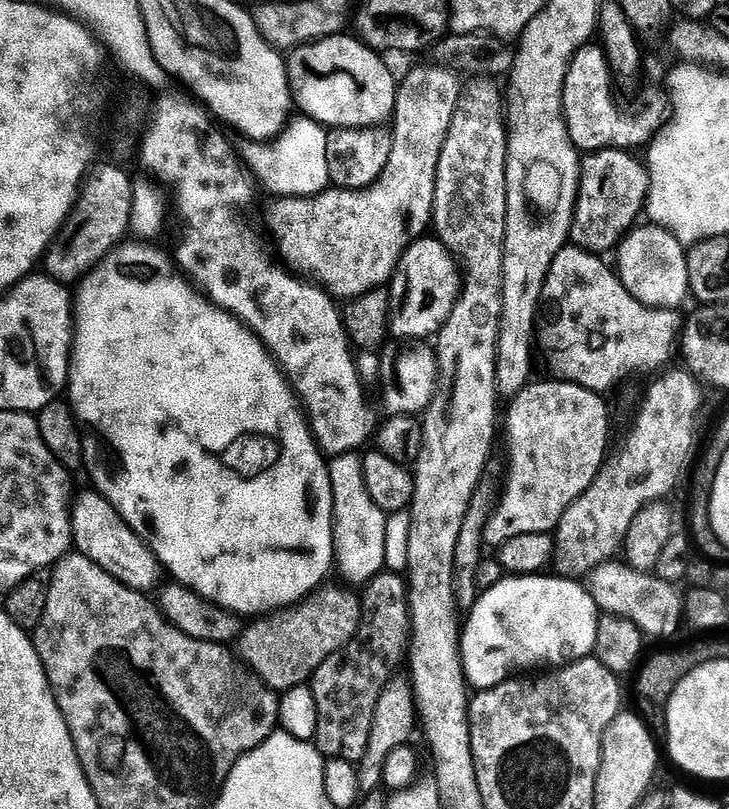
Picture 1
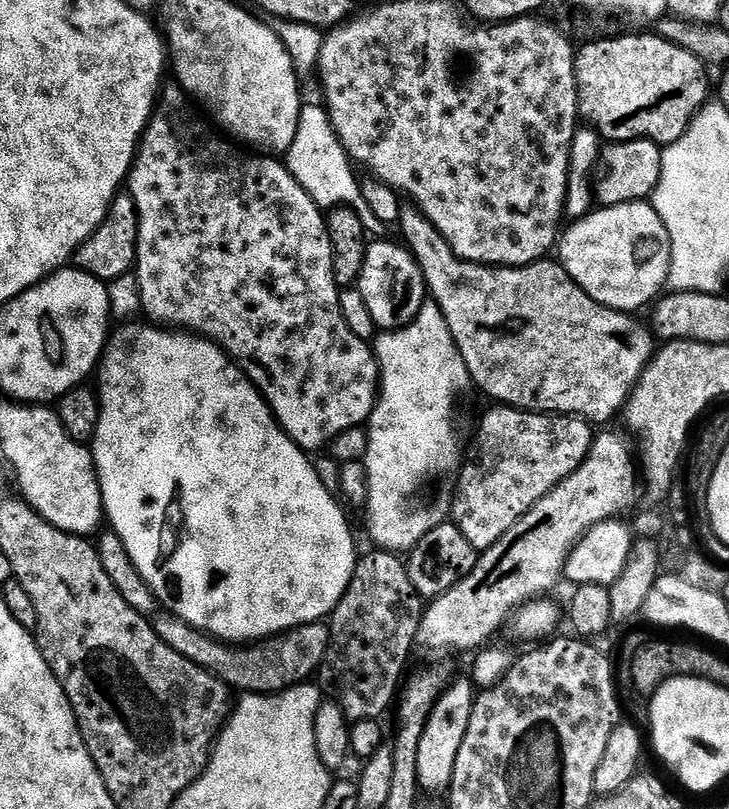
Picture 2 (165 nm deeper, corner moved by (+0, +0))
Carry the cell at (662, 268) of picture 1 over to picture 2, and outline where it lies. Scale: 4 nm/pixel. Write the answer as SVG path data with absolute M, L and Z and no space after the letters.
M651 203L630 204L626 211L616 210L609 216L612 217L605 222L604 228L597 232L578 228L570 231L568 237L566 234L558 248L559 259L568 277L594 303L613 314L632 314L628 312L636 312L647 304L647 308L655 305L669 287L672 243L668 241L662 218L658 218Z

